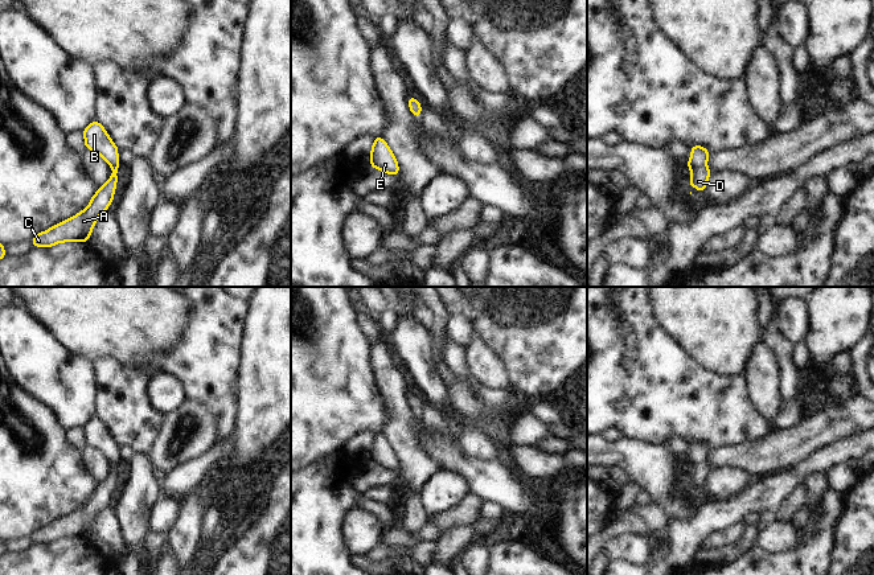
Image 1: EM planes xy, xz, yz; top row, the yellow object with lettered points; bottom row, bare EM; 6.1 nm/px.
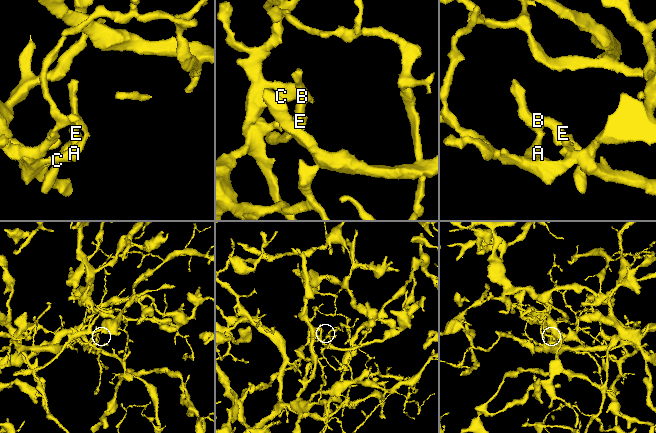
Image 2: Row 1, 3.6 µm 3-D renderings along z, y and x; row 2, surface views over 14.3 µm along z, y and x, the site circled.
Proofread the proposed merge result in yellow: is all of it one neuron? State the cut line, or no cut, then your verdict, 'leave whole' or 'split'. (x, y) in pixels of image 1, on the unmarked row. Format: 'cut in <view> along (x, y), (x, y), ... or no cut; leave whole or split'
no cut; leave whole

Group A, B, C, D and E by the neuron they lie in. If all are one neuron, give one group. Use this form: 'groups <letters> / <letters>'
groups A B C D E

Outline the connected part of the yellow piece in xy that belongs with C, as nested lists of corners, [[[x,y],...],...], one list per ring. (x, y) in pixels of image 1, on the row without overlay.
[[[93,416],[83,427],[85,443],[100,451],[112,464],[112,471],[108,477],[102,481],[91,493],[89,502],[77,512],[57,519],[56,522],[36,530],[32,534],[34,543],[52,543],[60,538],[85,538],[89,539],[89,533],[94,525],[95,517],[102,512],[108,501],[114,497],[114,488],[118,480],[118,443],[114,440],[104,423]]]

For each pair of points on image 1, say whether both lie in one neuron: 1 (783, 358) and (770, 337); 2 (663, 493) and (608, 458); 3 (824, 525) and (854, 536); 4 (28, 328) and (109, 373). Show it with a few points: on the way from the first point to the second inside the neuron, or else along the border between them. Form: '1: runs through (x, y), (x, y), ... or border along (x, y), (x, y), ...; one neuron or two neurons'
1: runs through (783, 353), (775, 343); one neuron
2: runs through (649, 480), (627, 458), (622, 458); one neuron
3: border along (845, 500), (829, 559); two neurons
4: border along (91, 362), (95, 395); two neurons

